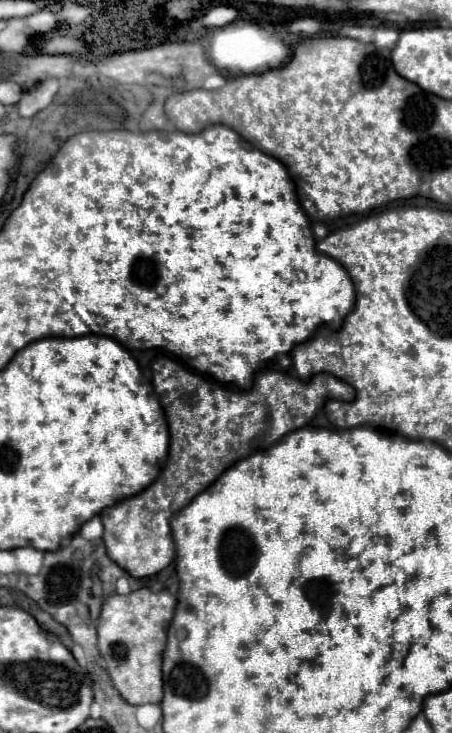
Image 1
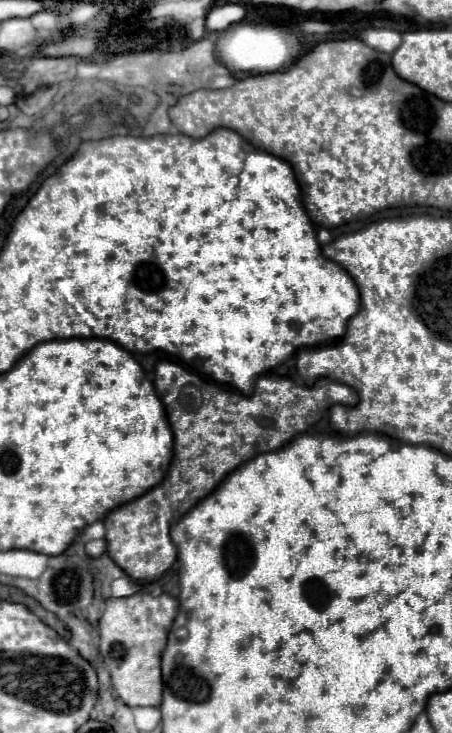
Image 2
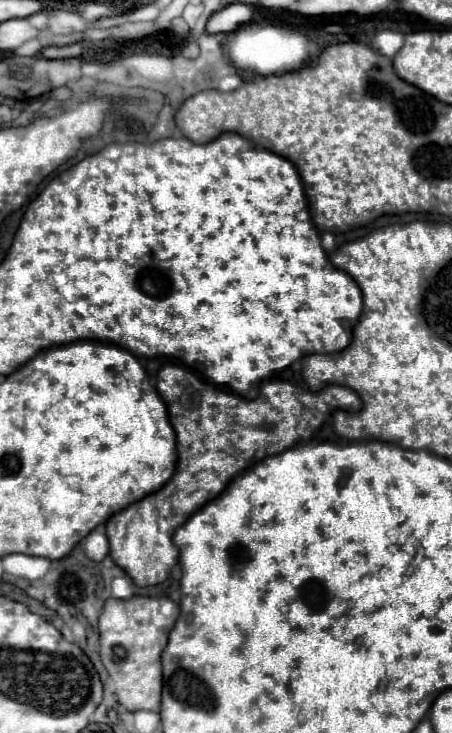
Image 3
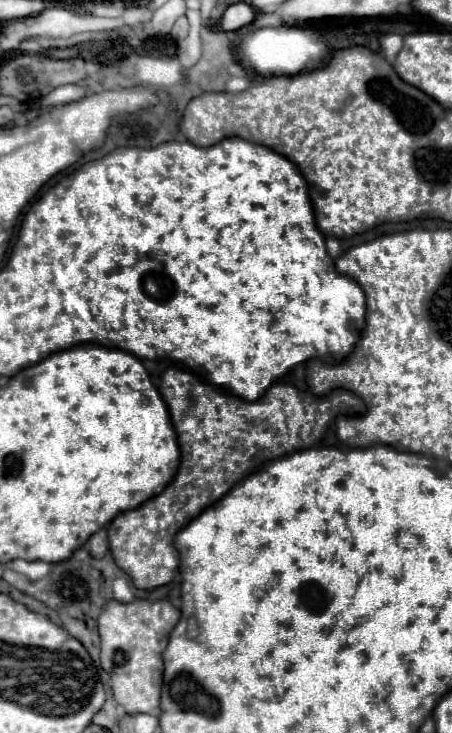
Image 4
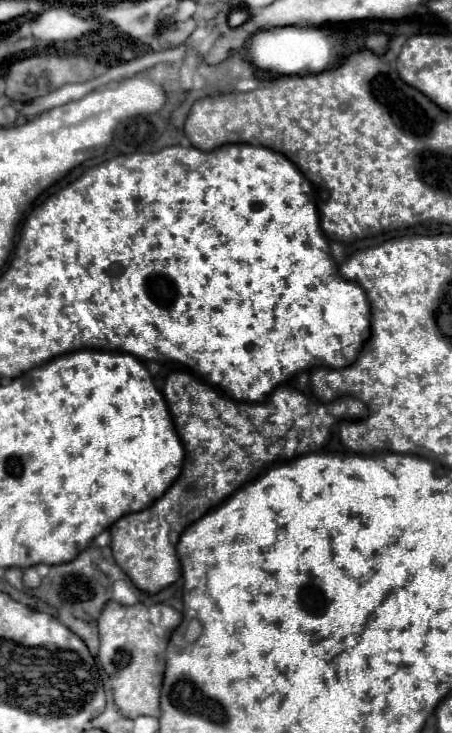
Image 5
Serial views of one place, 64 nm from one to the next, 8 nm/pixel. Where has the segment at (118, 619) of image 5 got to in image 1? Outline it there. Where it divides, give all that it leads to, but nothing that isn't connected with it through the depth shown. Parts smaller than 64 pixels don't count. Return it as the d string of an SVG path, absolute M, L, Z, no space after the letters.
M150 588L134 590L126 596L108 596L104 600L100 620L98 620L98 650L106 660L106 670L120 692L120 696L130 704L158 704L162 700L162 652L166 648L166 632L176 610L176 596L168 590L152 592Z

